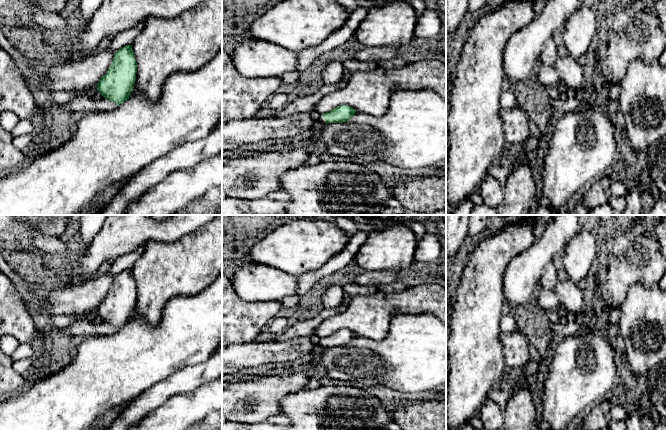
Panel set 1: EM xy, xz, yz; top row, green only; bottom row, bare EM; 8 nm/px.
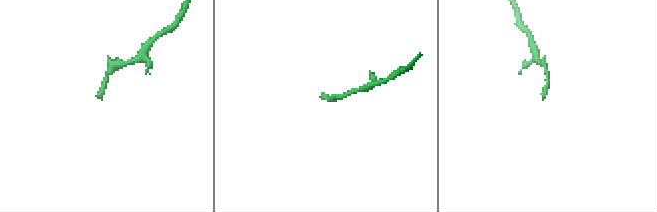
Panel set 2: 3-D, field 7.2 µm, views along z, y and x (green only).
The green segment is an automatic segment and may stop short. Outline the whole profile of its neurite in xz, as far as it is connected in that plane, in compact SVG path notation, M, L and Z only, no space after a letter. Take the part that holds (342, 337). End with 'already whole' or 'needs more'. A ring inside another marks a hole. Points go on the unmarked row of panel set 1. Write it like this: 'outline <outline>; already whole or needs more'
outline M340 329L329 336L318 338L317 342L324 348L328 347L343 347L350 344L356 335L347 329Z; needs more

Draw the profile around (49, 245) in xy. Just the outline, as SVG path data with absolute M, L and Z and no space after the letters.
M41 233L34 235L33 247L37 252L41 252L46 255L68 254L66 244L61 238Z

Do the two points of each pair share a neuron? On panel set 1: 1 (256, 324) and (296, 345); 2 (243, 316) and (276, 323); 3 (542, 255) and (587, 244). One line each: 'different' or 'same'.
1: different
2: different
3: different

